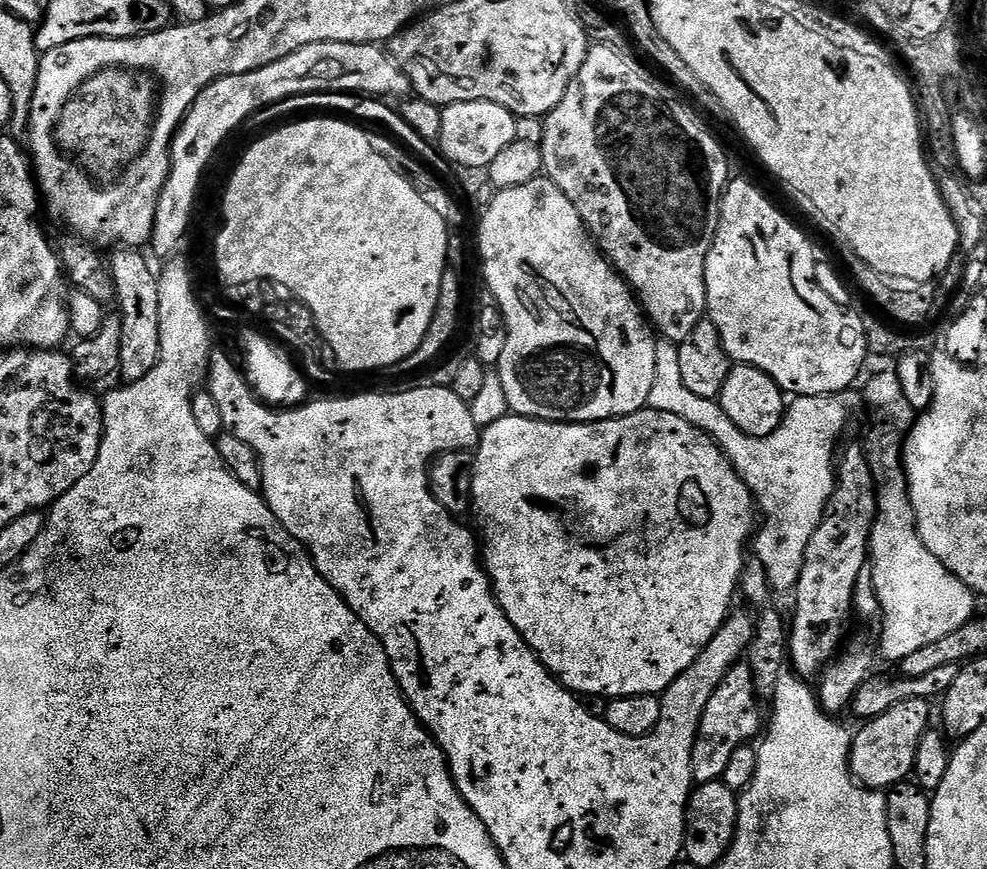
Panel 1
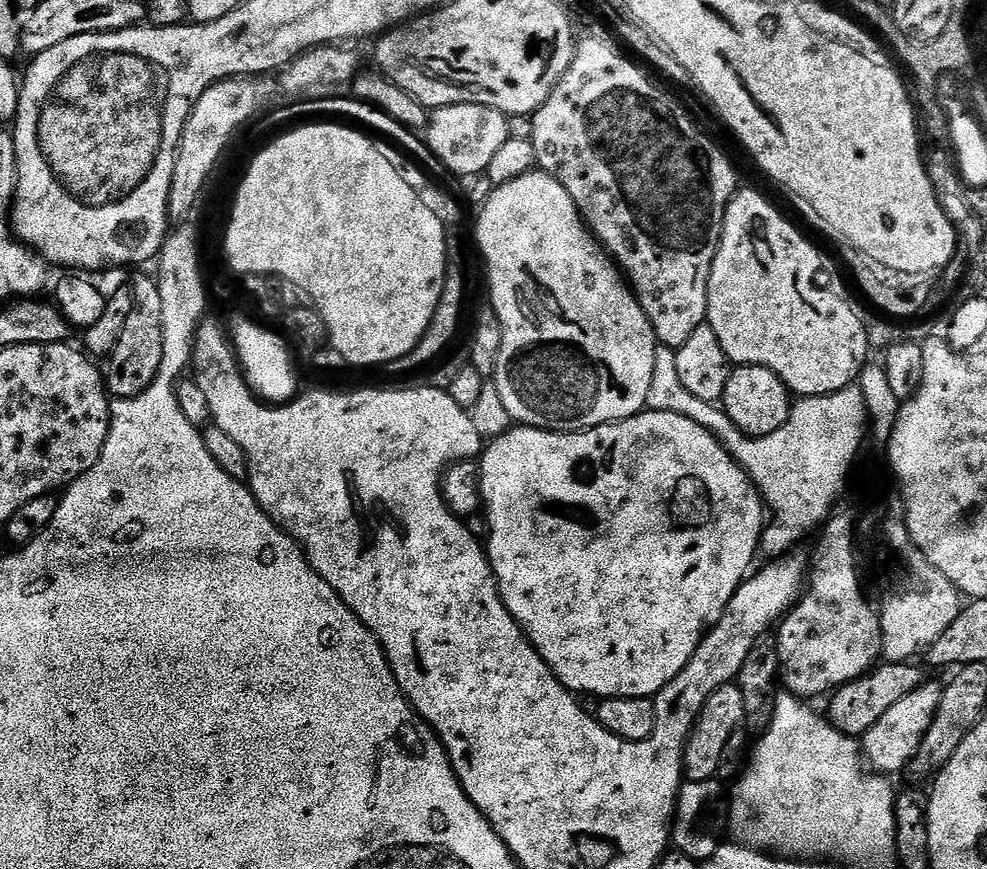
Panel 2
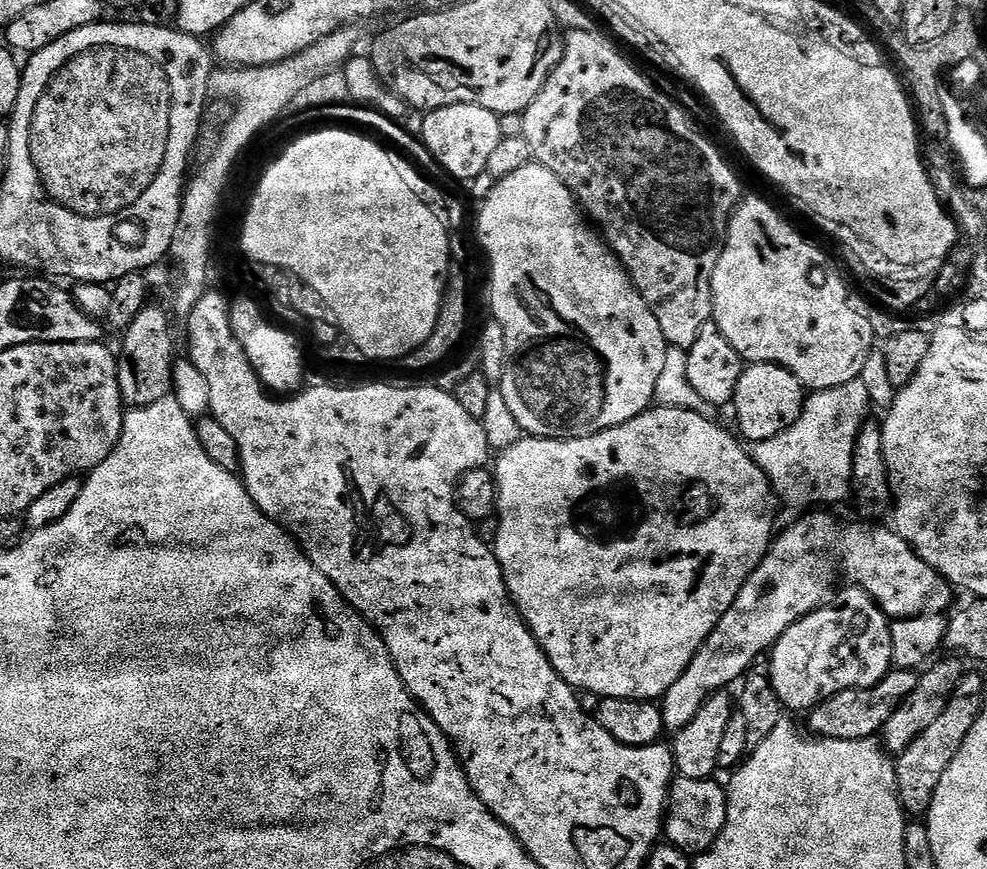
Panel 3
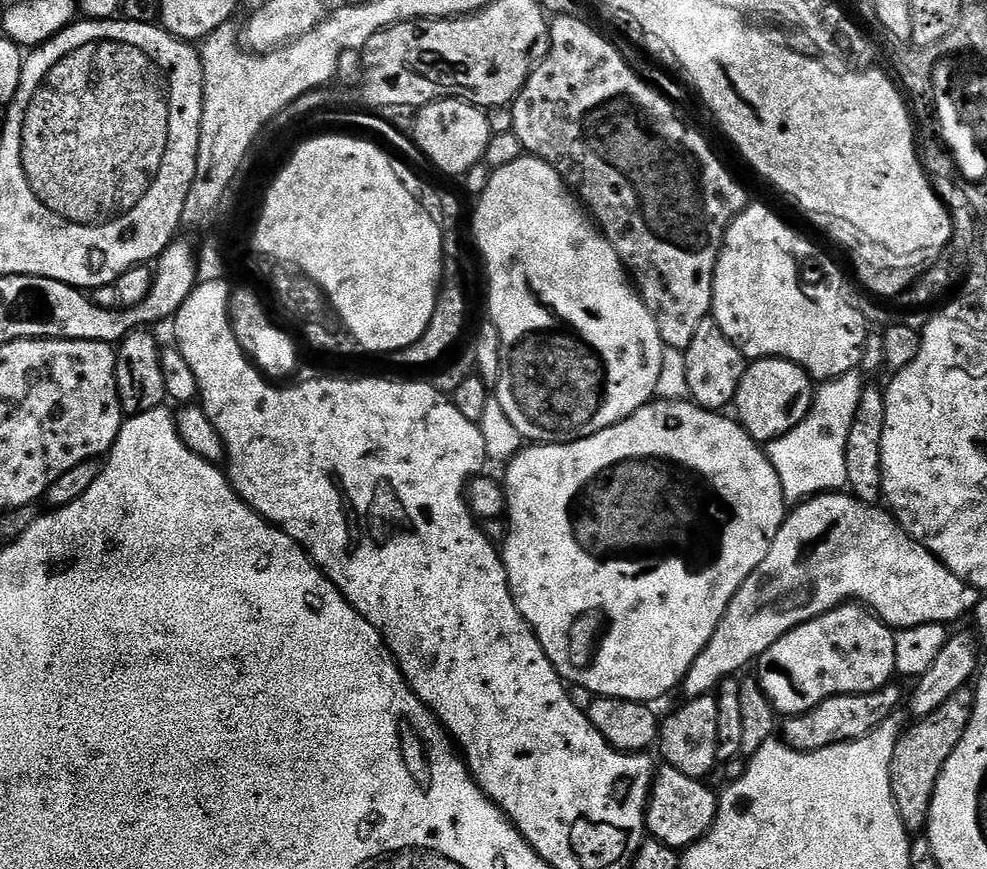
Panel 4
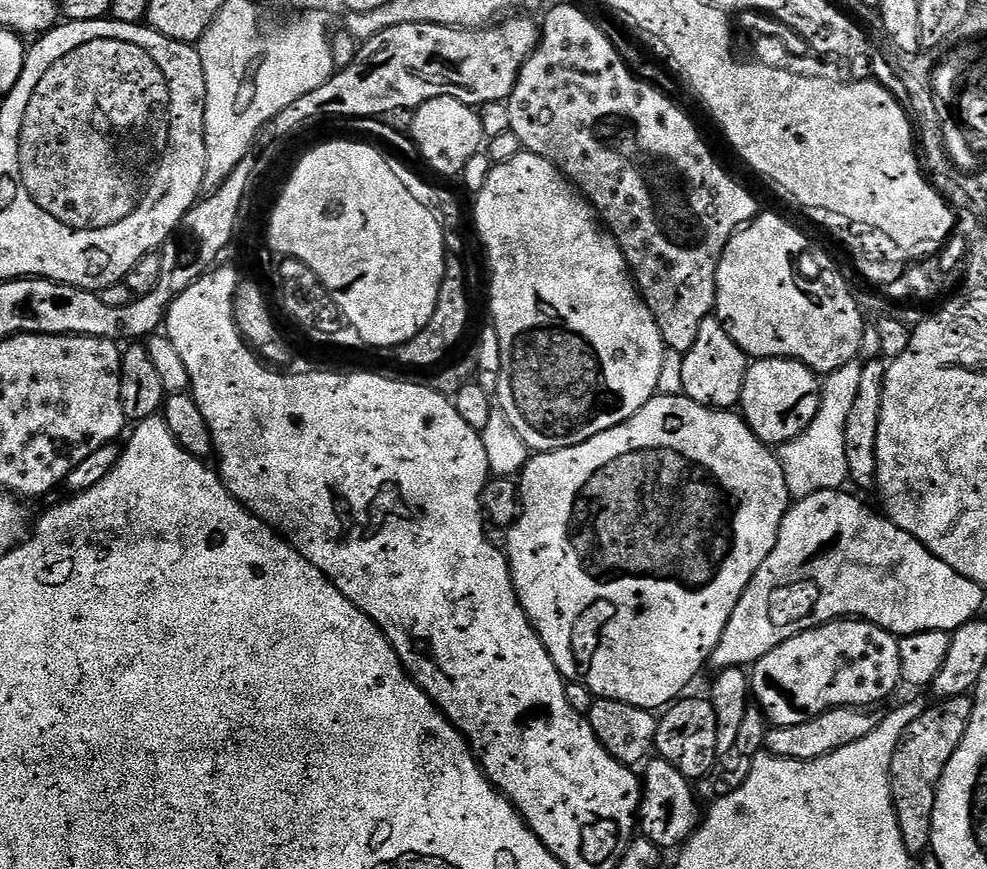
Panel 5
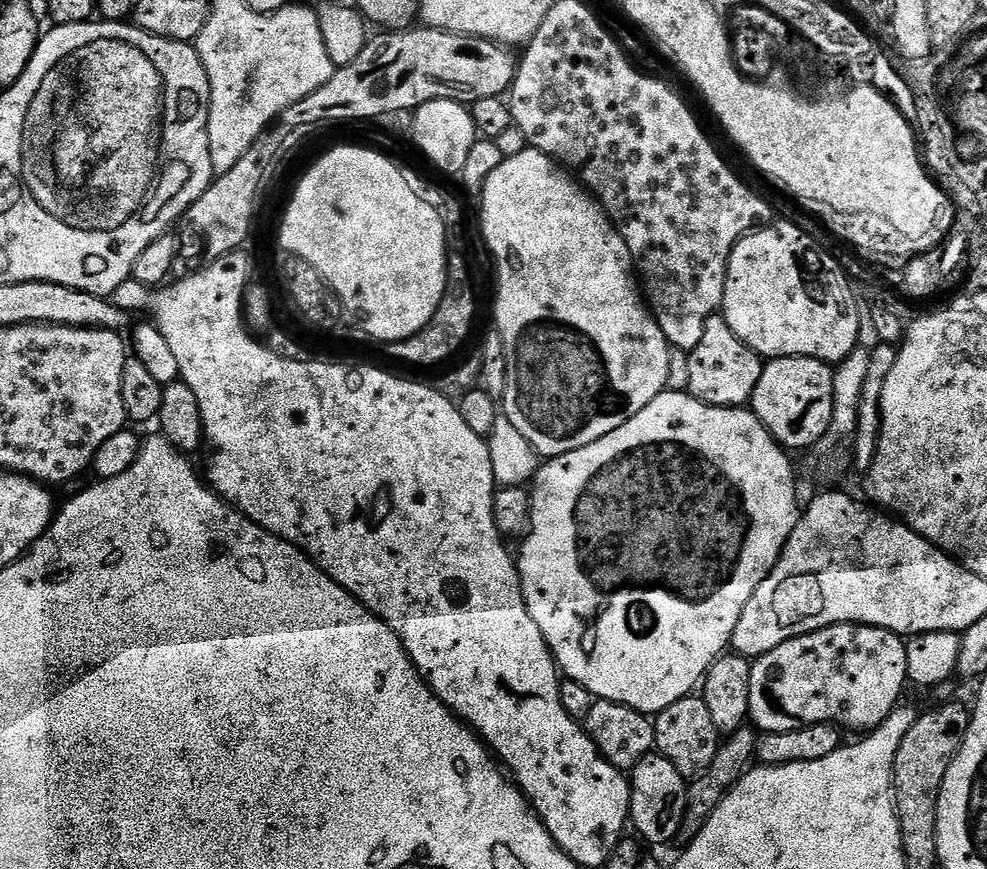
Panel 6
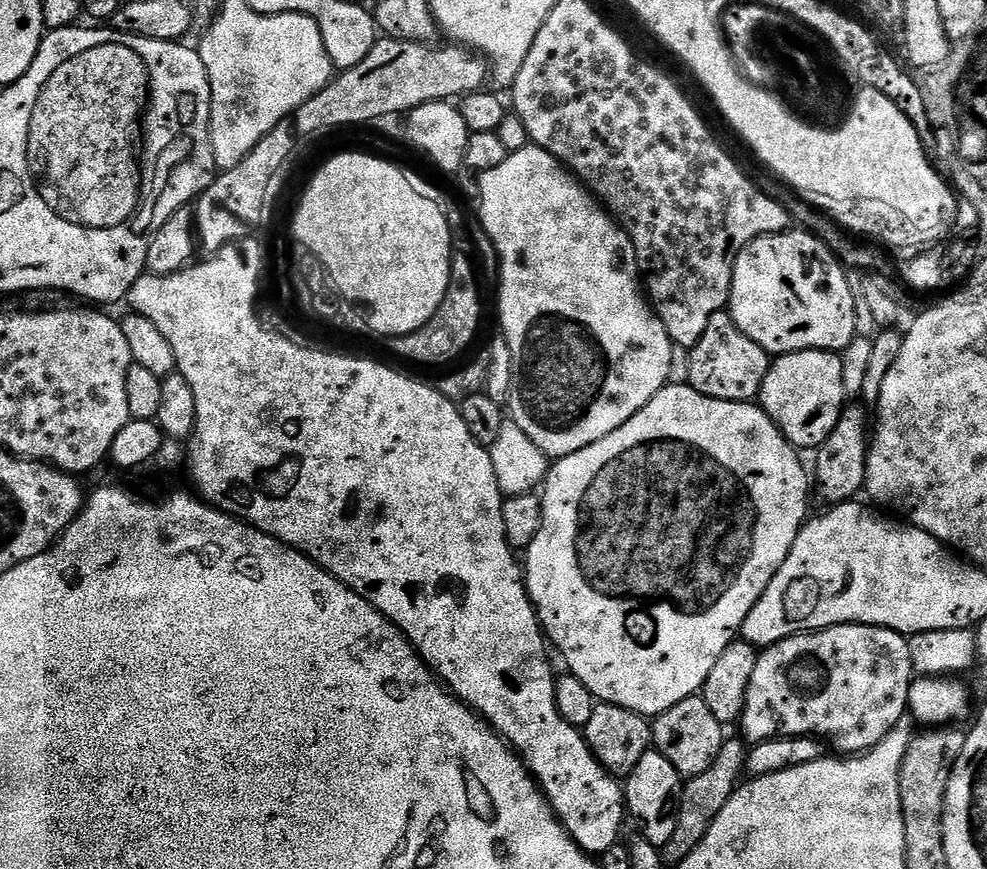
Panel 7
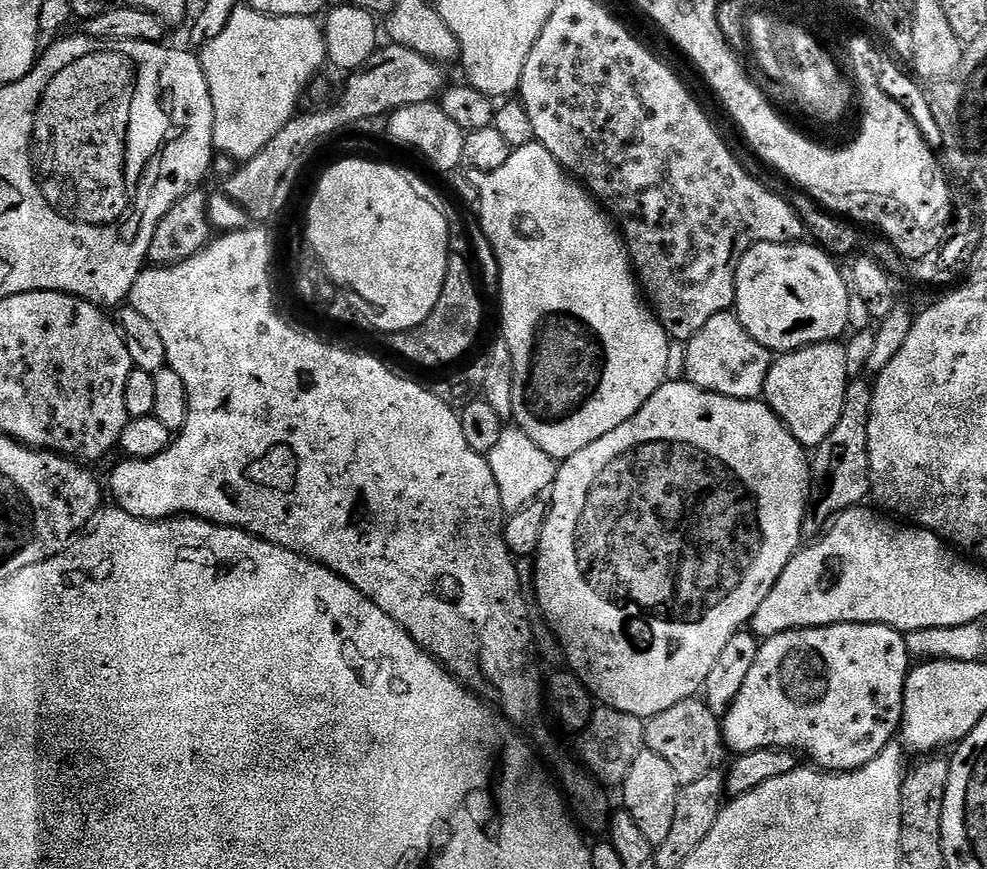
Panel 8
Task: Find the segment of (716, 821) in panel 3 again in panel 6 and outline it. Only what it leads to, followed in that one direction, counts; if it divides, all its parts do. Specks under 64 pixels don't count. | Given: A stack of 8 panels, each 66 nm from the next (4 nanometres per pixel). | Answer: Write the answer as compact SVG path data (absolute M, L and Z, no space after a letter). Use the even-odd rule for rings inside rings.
M649 754L630 770L632 801L630 802L630 824L637 828L639 839L652 844L668 844L677 839L687 810L688 784L684 776L670 766L666 757Z

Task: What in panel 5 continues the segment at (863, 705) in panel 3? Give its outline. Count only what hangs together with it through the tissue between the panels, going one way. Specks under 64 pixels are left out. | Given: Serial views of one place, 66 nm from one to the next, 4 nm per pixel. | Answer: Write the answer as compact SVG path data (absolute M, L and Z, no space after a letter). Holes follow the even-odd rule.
M831 708L806 722L798 722L798 726L778 726L772 724L765 734L764 748L767 755L777 756L783 760L817 760L826 758L826 754L834 754L834 750L842 750L842 746L850 746L850 742L859 742L866 738L880 725L881 713L867 708Z

